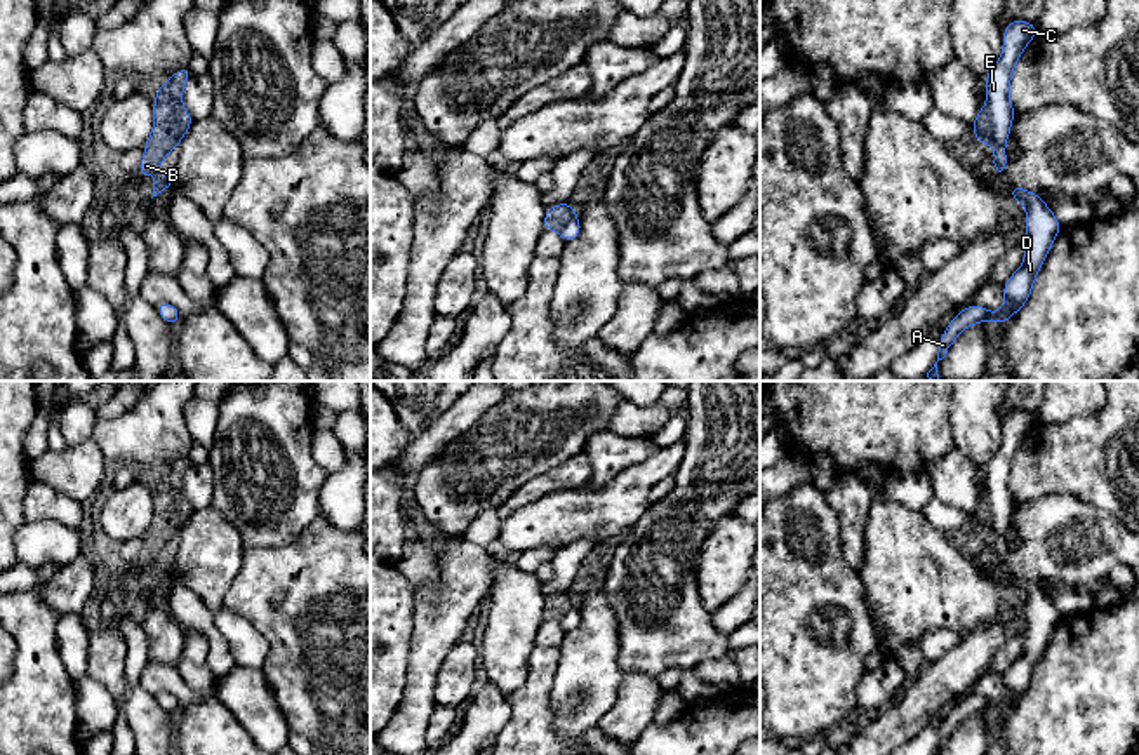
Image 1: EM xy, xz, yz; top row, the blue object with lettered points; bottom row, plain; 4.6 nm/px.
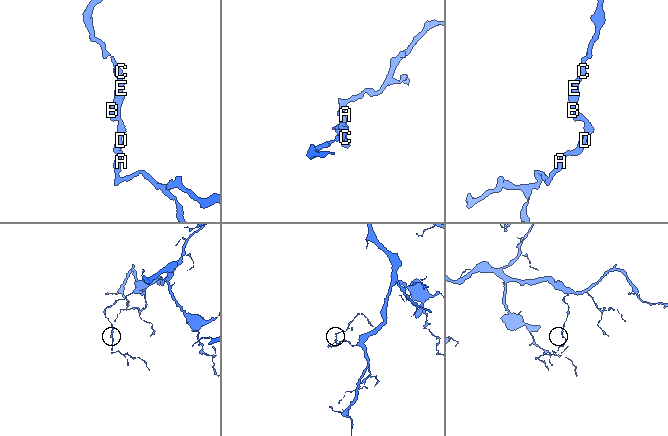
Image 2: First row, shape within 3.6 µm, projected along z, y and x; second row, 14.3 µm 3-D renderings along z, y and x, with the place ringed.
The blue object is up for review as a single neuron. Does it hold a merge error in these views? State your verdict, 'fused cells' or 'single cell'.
single cell

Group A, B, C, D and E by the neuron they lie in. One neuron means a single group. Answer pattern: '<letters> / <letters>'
A B C D E

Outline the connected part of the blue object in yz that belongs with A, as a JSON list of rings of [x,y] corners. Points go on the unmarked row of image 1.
[[[1009,576],[1009,585],[1024,593],[1026,602],[1026,644],[1024,652],[1016,659],[1010,670],[1003,675],[1005,696],[995,705],[993,701],[970,694],[949,712],[948,718],[943,722],[939,731],[937,752],[943,750],[951,738],[958,724],[976,712],[1005,713],[1014,703],[1022,698],[1029,687],[1033,671],[1038,665],[1038,658],[1061,621],[1054,602],[1042,591],[1040,585],[1022,579],[1019,576]]]

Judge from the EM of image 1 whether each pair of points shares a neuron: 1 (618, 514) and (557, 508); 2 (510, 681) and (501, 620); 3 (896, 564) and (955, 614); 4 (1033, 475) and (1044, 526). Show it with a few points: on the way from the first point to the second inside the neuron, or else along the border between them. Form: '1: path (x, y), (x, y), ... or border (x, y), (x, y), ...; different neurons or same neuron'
1: path (602, 514), (572, 514); same neuron
2: path (506, 665), (506, 635); same neuron
3: path (910, 571), (941, 601); same neuron
4: border (1080, 498), (1044, 494), (1016, 503); different neurons

